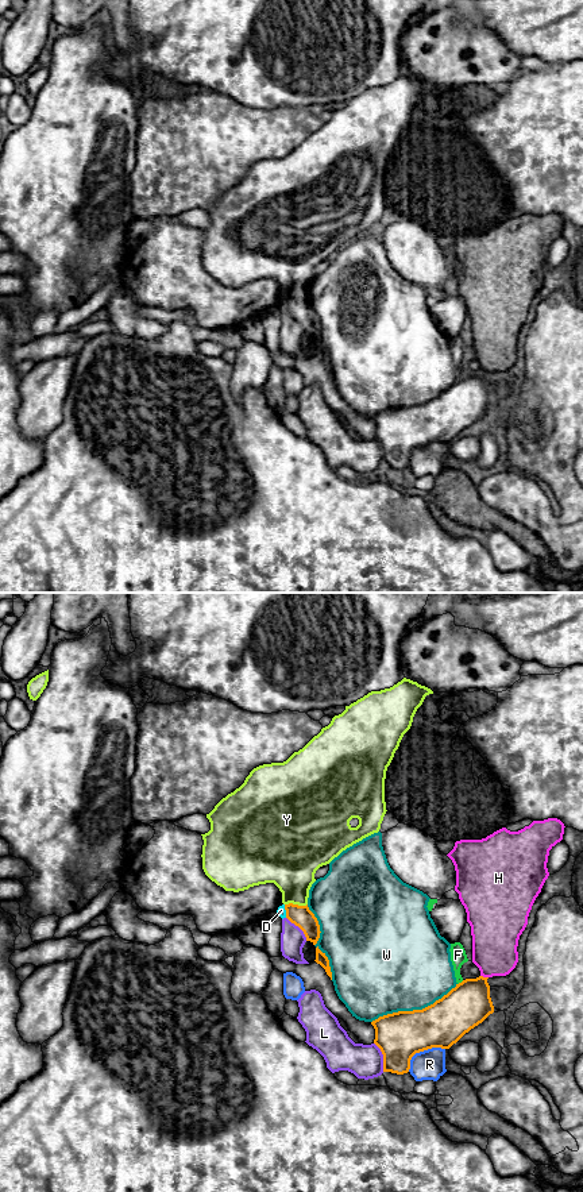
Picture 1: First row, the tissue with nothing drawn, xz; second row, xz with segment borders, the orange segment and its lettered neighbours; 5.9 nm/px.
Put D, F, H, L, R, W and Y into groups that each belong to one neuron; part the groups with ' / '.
D L / F / H / R / W / Y

